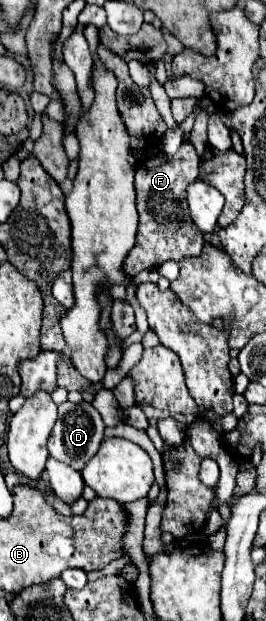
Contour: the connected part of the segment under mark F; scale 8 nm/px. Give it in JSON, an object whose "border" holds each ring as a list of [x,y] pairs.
{"border":[[[183,143],[171,157],[161,153],[157,157],[147,157],[137,165],[135,189],[137,189],[137,209],[139,209],[139,231],[137,243],[127,253],[123,261],[123,271],[131,277],[143,269],[155,269],[165,261],[179,261],[183,257],[199,255],[203,249],[203,233],[191,221],[189,207],[185,201],[185,189],[199,175],[199,157],[193,145]]]}

